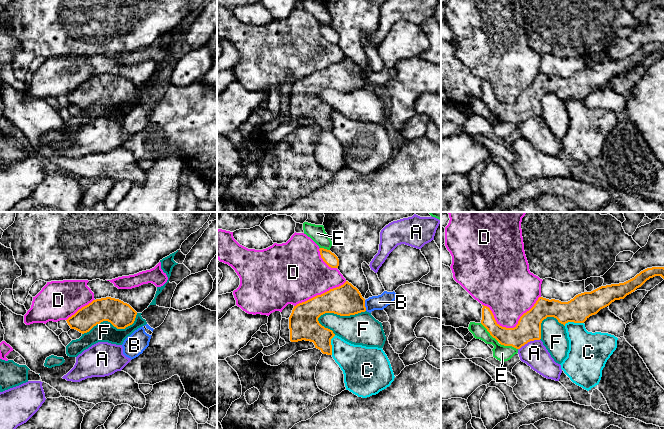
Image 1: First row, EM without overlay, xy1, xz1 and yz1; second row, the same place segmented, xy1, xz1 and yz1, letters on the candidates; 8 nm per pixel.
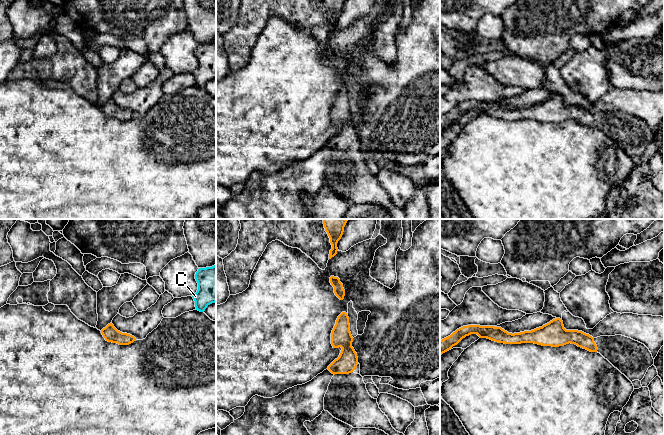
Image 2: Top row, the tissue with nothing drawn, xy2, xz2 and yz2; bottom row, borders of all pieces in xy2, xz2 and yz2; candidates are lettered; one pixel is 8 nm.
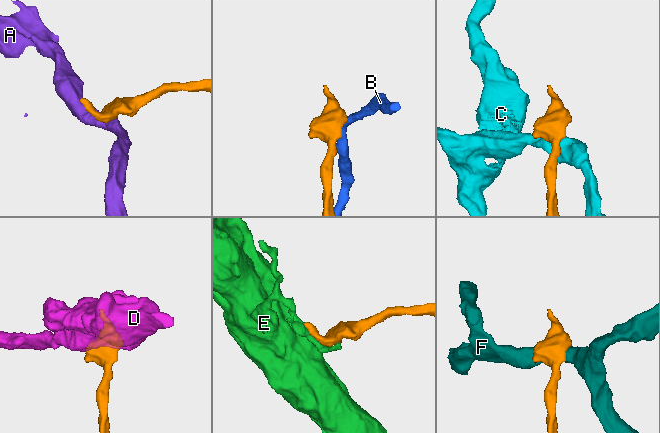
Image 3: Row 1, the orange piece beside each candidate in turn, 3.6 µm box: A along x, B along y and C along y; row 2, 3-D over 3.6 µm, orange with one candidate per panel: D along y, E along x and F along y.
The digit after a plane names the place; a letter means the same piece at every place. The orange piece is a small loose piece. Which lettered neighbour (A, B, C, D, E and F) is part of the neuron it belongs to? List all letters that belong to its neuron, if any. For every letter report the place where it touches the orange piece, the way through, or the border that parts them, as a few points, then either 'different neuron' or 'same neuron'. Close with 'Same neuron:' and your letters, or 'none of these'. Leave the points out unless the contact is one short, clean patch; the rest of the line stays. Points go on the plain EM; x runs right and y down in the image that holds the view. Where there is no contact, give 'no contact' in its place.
A: contact yz1 (528, 117); border yz1 (539, 115), (528, 117), (518, 125); different neuron
B: contact xz1 (364, 81); border xz1 (364, 76), (366, 86); different neuron
C: contact yz1 (573, 97); different neuron
D: contact yz1 (510, 104); different neuron
E: contact yz1 (489, 108); different neuron
F: contact xz1 (340, 91); different neuron
Same neuron: none of these

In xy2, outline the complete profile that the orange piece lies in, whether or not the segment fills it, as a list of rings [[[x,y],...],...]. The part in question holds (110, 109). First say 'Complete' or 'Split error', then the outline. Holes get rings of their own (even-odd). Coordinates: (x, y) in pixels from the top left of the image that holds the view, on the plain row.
Complete. [[[112,99],[101,106],[106,117],[117,119],[119,121],[129,121],[136,117],[136,114],[130,110],[118,107]]]

